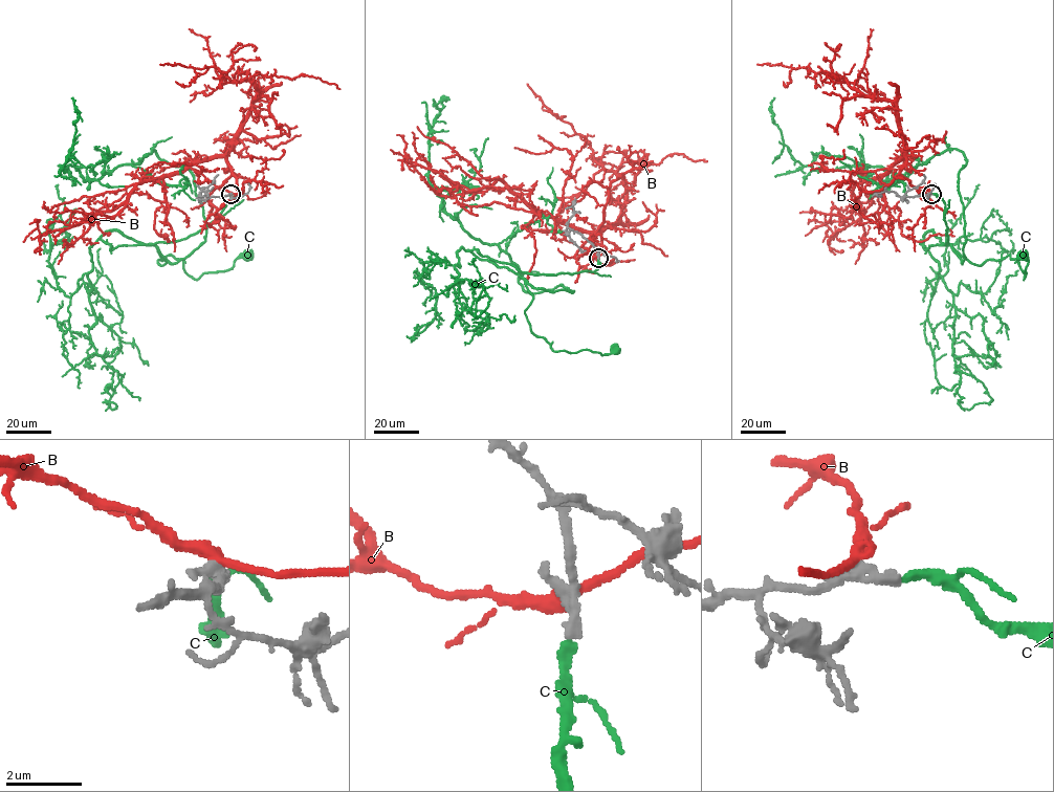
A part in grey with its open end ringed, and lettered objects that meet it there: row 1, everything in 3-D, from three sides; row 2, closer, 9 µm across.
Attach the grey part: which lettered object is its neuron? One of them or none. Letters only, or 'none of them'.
C

